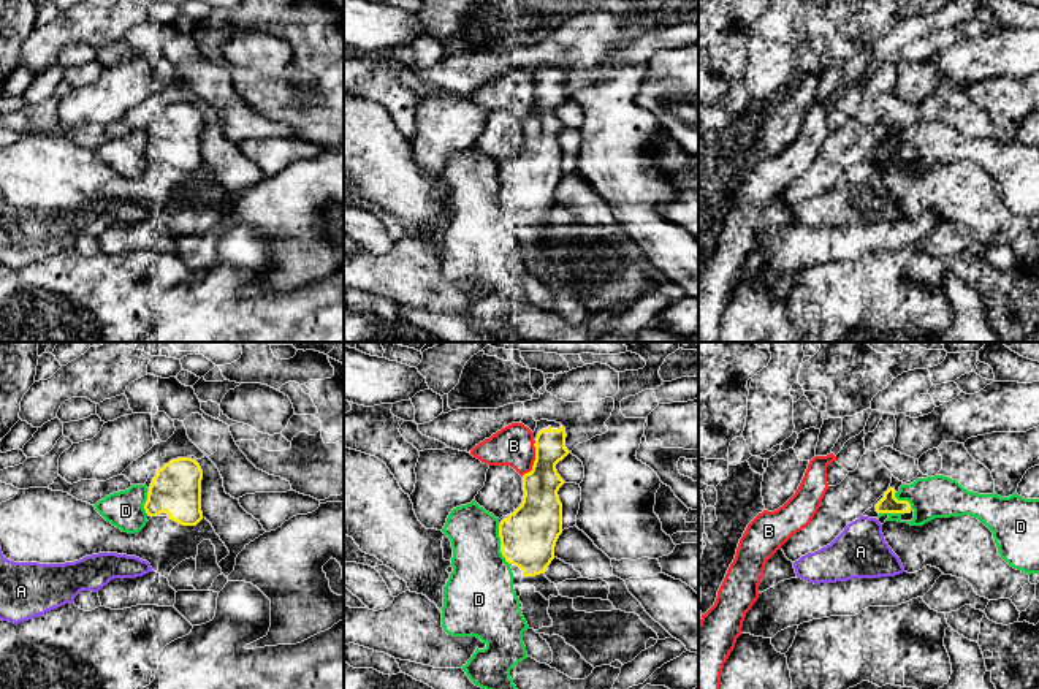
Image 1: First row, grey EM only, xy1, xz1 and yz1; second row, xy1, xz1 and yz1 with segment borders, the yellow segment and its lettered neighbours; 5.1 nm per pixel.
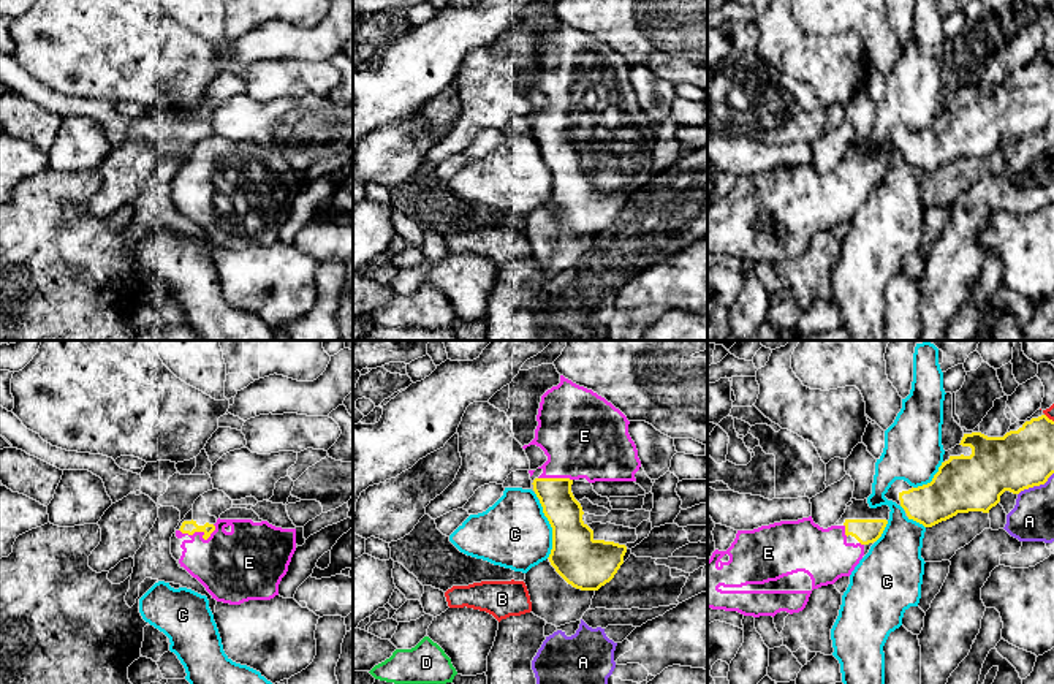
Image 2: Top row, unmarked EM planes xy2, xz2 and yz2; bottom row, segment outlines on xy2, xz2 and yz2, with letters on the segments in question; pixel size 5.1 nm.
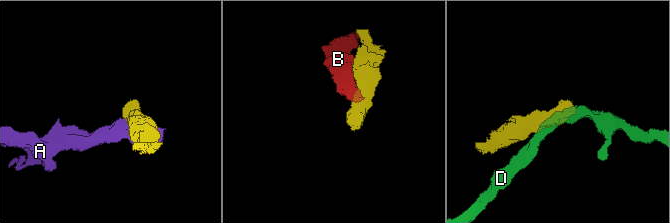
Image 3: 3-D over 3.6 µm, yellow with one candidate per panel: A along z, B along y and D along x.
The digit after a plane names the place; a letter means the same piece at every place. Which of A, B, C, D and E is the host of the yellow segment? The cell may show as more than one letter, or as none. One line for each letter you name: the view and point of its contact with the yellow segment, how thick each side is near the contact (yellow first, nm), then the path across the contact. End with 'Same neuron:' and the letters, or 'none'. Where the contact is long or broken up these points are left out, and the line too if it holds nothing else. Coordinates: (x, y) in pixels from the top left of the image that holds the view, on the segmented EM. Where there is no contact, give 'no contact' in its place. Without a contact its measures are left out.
E: xy2 (200, 531) | 70/360 nm
Same neuron: E

